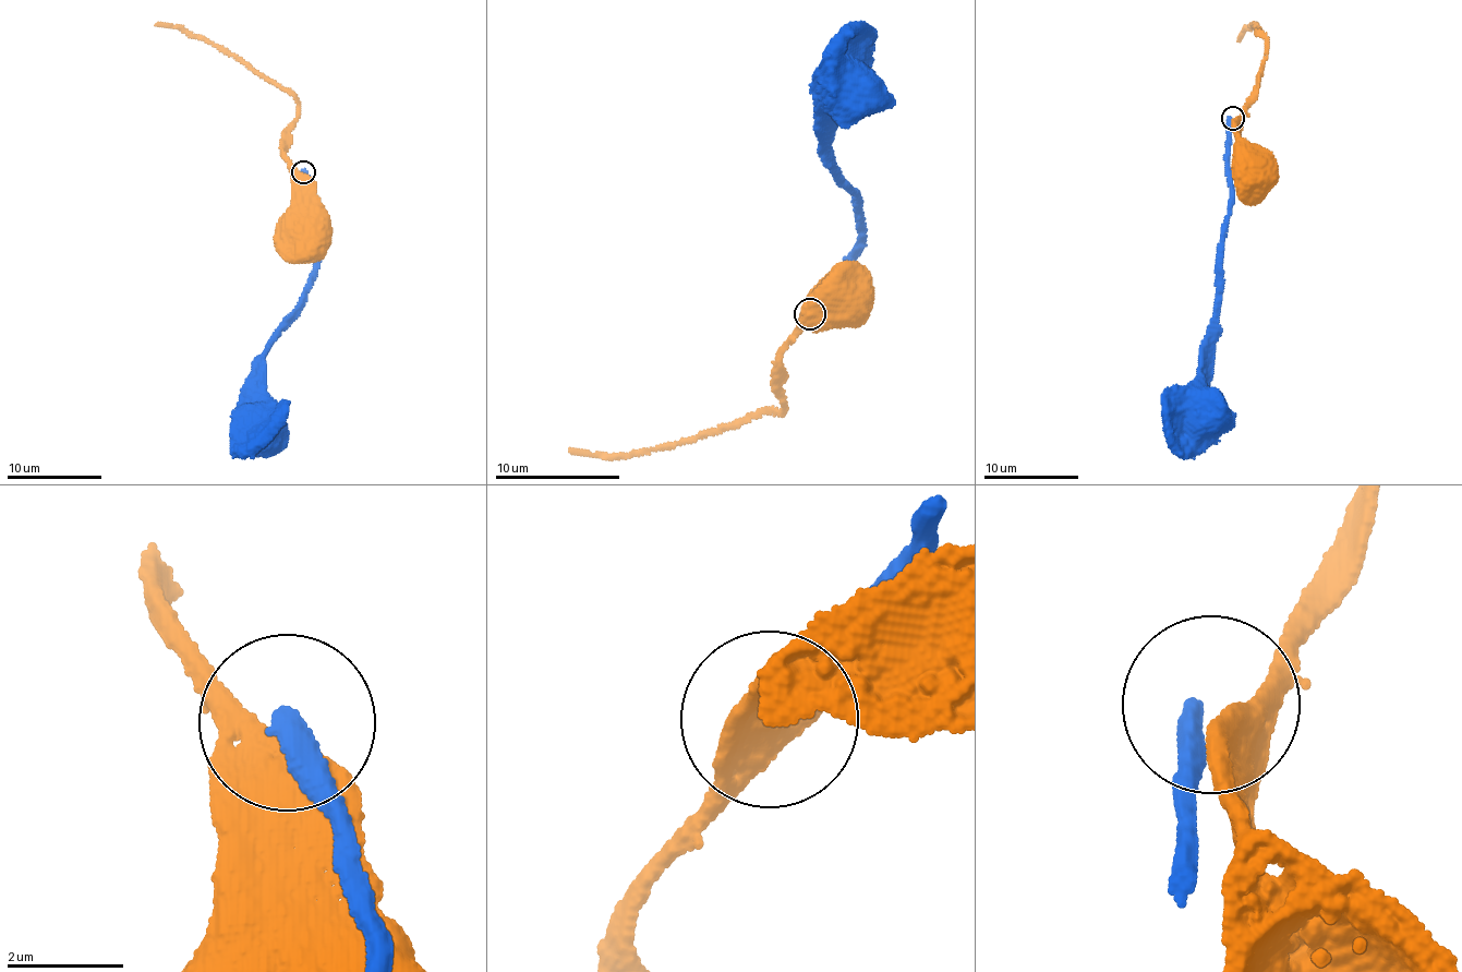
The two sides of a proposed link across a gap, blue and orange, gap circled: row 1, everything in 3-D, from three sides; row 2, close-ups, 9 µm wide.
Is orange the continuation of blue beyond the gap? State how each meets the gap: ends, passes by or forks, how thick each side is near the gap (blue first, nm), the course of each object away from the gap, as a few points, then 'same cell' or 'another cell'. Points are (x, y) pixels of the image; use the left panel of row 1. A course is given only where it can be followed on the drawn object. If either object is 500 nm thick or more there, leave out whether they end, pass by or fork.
380/550 nm | blue via (304, 170), (316, 206), (314, 273), (303, 306), (278, 332), (252, 384), (246, 435), (252, 433) | orange via (305, 175), (305, 232) | another cell

